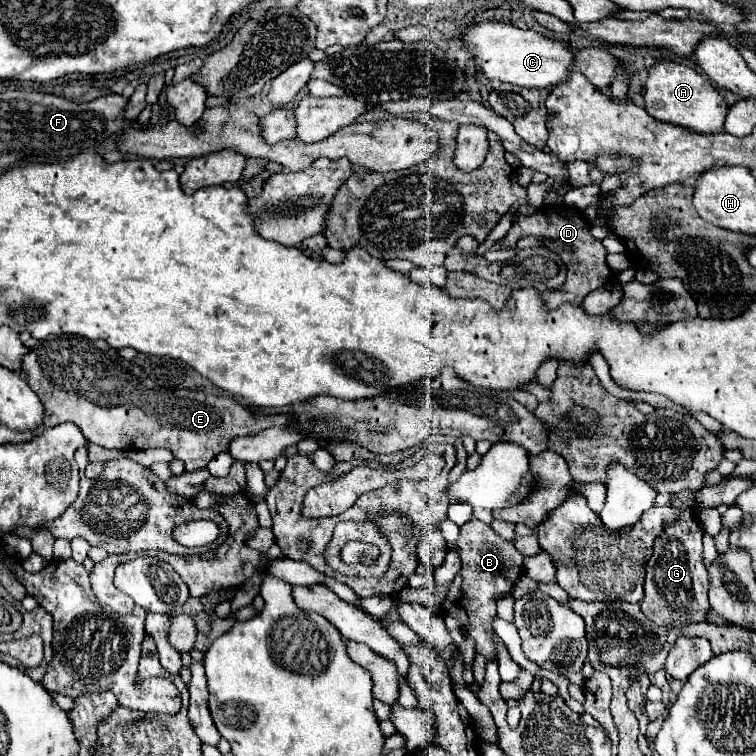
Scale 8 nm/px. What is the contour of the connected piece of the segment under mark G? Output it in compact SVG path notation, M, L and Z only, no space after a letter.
M680 491L674 495L672 507L680 509L680 517L674 523L664 525L664 531L656 537L654 553L646 565L644 599L640 607L644 615L662 627L682 627L688 623L698 623L706 619L708 605L708 573L702 557L702 527L698 515L690 509L696 491Z

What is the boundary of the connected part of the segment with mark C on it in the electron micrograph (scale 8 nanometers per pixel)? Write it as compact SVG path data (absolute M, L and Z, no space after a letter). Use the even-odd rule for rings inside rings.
M486 21L468 27L462 33L462 43L468 47L476 67L486 79L498 79L518 87L554 87L566 79L572 63L572 53L562 41L548 39L534 31L522 31L500 21Z

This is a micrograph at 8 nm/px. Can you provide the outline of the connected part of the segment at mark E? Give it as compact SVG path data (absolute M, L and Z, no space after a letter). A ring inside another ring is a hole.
M50 335L44 341L40 341L36 347L32 347L22 357L22 369L20 373L26 377L30 389L40 397L44 405L44 425L56 427L64 421L72 421L78 425L84 433L84 437L90 443L96 443L106 449L152 449L152 447L164 447L170 449L176 459L184 463L186 471L206 469L210 459L218 455L220 451L228 451L228 443L236 437L244 435L258 435L260 431L280 425L288 425L286 415L254 415L254 427L252 427L252 413L242 403L224 397L224 395L210 395L202 391L190 391L182 389L180 393L174 391L174 403L164 401L160 397L158 385L144 375L144 371L134 365L132 361L126 361L118 355L116 349L112 349L106 341L90 341L78 335ZM46 383L58 383L52 387L52 391L46 391Z

